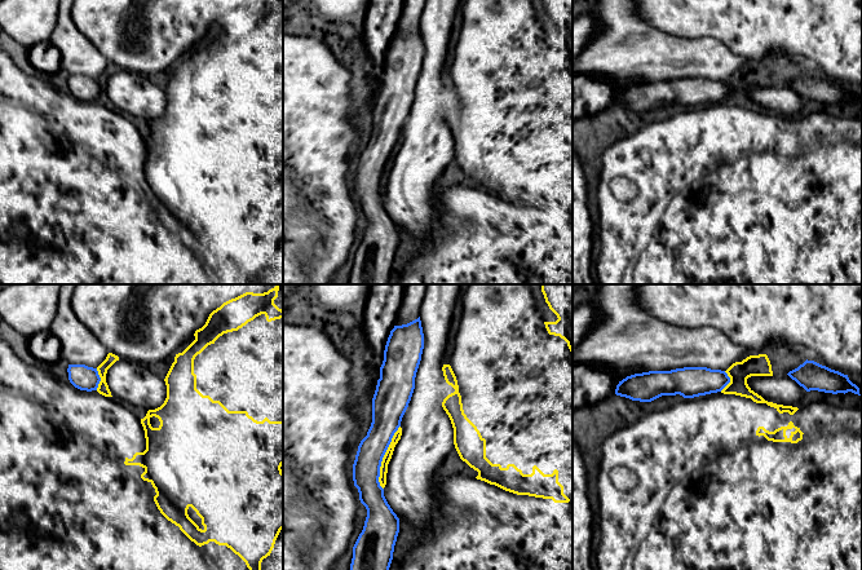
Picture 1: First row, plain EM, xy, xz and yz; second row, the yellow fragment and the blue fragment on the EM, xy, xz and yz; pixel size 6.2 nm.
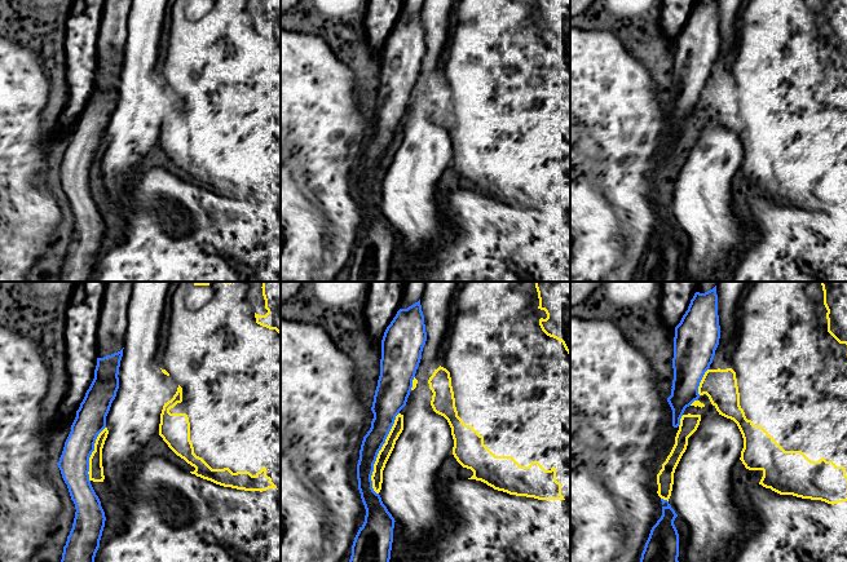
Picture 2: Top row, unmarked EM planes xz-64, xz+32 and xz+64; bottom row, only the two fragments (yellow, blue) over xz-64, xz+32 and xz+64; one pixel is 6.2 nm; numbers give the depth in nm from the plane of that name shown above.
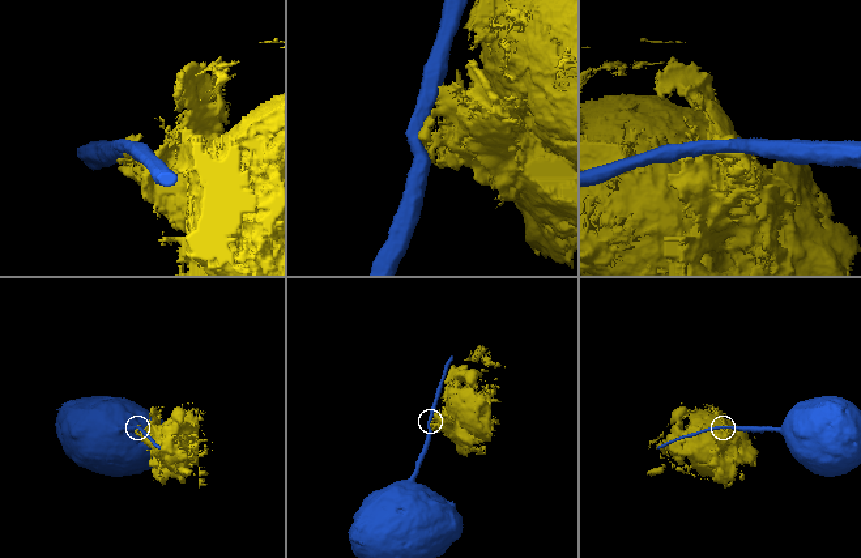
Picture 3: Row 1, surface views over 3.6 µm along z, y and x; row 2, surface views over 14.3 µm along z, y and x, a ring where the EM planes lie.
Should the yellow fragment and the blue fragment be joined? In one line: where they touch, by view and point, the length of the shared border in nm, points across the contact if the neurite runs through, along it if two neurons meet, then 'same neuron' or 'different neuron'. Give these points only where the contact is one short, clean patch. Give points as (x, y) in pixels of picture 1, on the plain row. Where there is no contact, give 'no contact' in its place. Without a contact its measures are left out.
xz (383, 168) | 420 nm | different neuron

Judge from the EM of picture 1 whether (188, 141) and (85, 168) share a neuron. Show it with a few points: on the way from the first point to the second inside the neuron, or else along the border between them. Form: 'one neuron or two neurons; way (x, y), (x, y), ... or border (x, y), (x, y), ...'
two neurons; border (141, 131), (145, 159), (127, 168), (124, 175)

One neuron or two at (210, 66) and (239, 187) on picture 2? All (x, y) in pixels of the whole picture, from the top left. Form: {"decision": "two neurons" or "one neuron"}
{"decision": "one neuron"}

